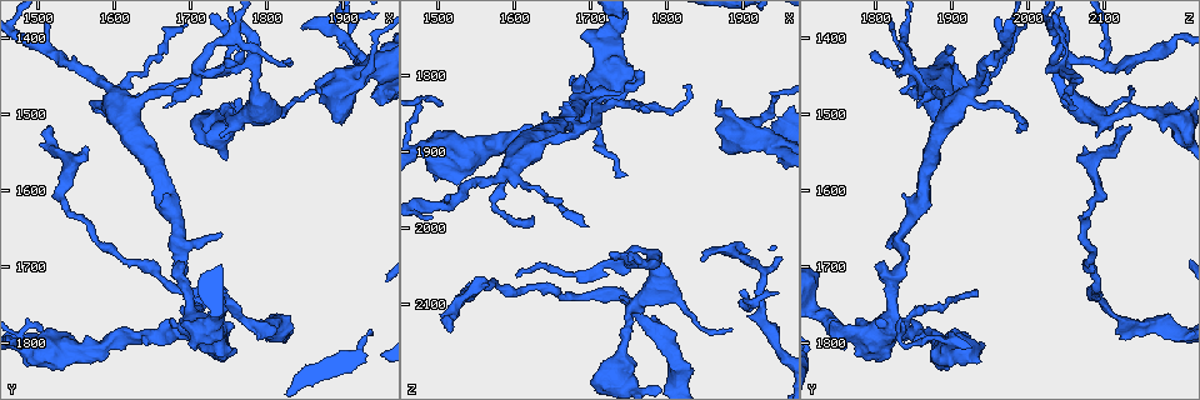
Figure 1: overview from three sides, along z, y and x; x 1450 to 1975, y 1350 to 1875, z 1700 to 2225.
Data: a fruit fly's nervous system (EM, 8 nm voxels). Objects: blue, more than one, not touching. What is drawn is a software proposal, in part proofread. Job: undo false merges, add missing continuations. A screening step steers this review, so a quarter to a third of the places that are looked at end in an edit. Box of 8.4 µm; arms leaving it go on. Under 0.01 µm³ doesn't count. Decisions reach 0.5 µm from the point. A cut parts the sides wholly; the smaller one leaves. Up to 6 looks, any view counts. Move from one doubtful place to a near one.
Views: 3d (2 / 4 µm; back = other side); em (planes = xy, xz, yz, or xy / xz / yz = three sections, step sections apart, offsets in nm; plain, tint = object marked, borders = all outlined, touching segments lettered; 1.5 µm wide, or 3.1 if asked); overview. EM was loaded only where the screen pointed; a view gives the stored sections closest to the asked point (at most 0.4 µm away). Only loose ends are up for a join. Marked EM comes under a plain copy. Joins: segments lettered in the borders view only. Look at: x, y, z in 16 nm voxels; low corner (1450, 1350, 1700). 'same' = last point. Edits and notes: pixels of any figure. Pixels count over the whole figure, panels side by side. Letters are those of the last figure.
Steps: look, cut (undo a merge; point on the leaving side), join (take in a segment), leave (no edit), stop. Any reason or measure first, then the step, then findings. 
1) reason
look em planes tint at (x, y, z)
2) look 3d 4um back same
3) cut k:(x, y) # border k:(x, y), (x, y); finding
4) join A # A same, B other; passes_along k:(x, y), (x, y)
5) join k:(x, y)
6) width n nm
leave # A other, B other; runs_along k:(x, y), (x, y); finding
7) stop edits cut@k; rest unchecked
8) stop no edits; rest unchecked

free end
look em planes tint at (1690, 1695, 1810)

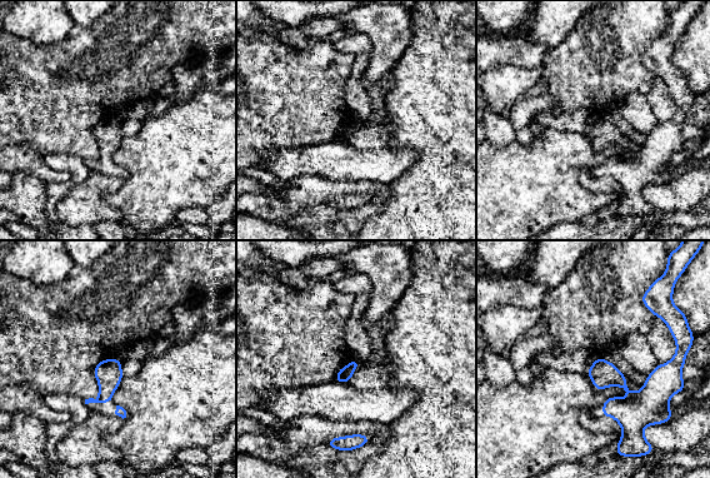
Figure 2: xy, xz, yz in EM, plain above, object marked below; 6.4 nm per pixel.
what lies round it
look em planes borders same

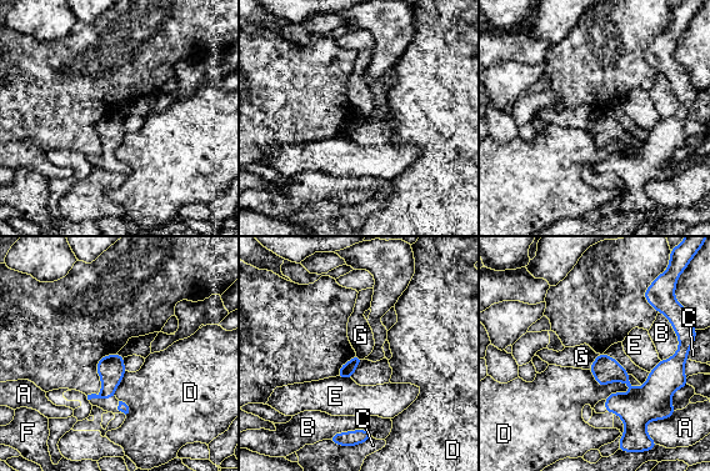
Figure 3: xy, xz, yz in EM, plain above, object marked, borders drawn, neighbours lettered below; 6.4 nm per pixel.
leave # A other, B other, C other, D other, E other, F other, G other; border 3:(336, 376), (350, 379); no lettered segment goes on from it

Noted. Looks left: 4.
long arm stops here
look 3d 2um at (1605, 1490, 2065)

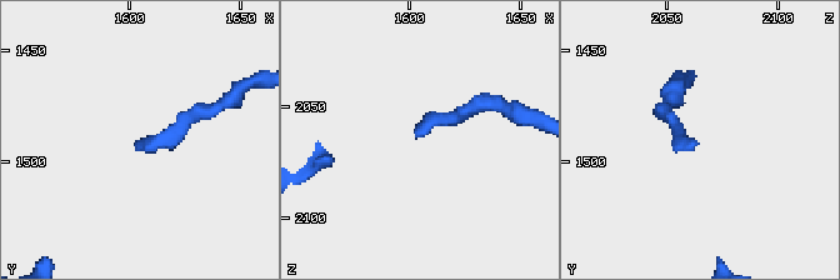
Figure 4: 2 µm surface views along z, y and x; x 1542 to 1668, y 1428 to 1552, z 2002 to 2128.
look em planes tint at (1604, 1492, 2064)

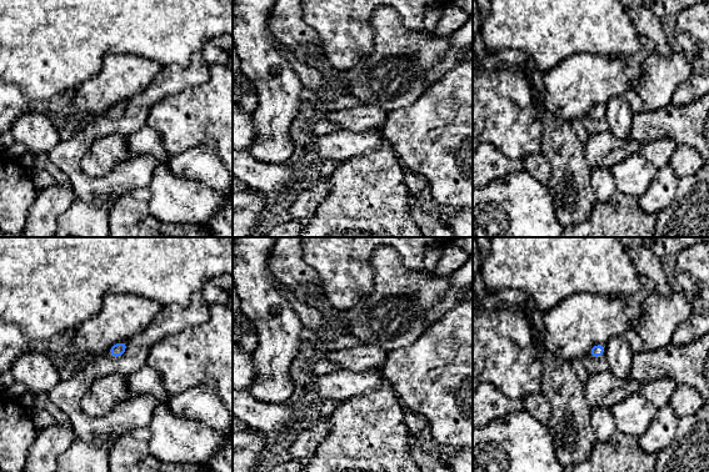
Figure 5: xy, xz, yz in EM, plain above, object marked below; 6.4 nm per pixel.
look em planes borders same

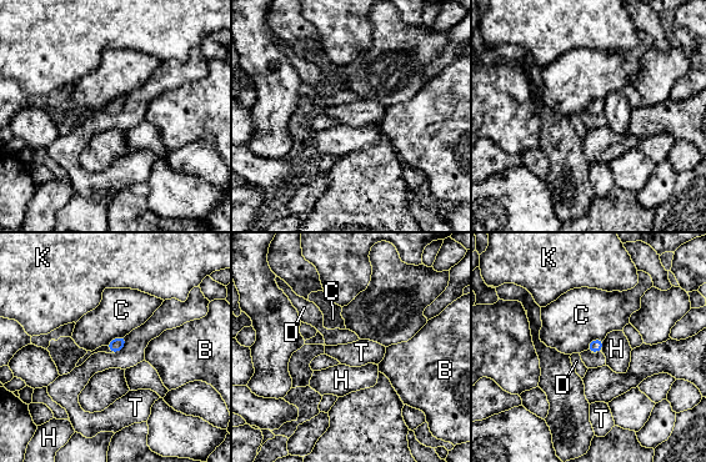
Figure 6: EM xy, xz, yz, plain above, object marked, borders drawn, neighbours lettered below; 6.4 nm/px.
longest_contact T 140 nm
leave # B other, C other, D other, H other, K other, T other; no lettered segment goes on from it

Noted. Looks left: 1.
three-way junction
look em planes borders at (1925, 1440, 2100)

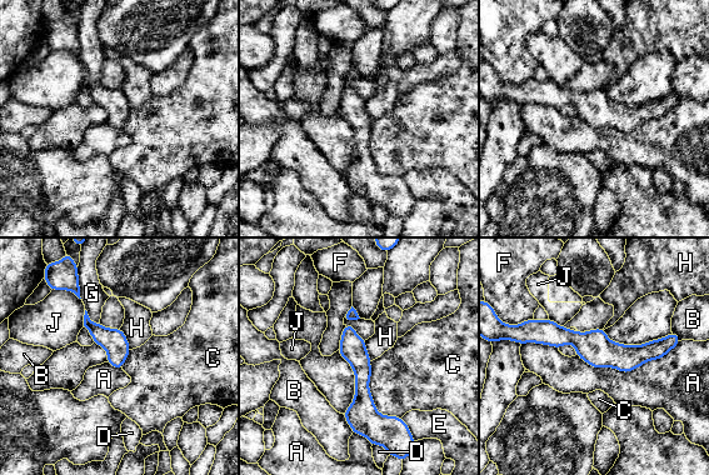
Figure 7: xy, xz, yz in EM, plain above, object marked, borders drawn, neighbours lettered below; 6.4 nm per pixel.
width 160 nm
leave # A other, B other, C other, D other, E other, F other, G other, H other, J other; border 7:(370, 361), (375, 409), (400, 418); one cell here

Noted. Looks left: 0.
stop no edits; rest unchecked

